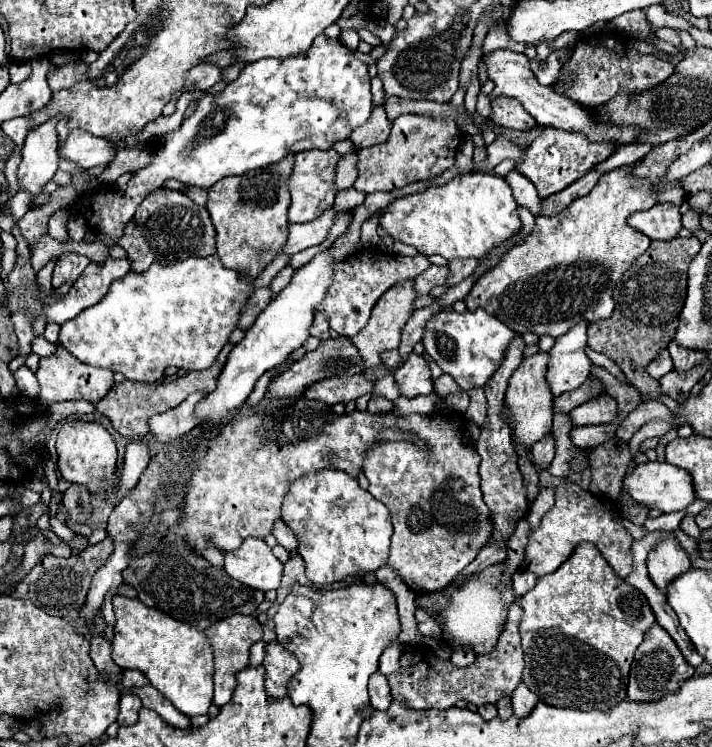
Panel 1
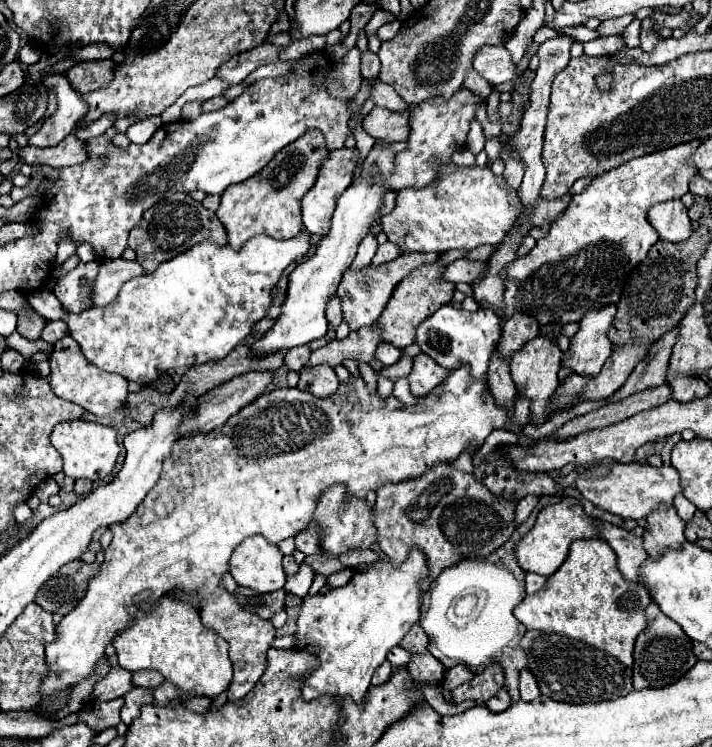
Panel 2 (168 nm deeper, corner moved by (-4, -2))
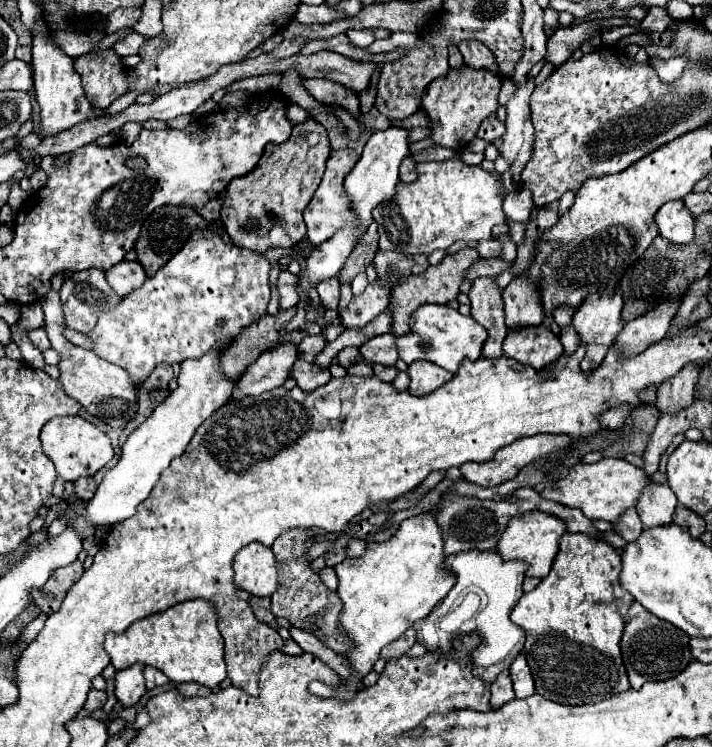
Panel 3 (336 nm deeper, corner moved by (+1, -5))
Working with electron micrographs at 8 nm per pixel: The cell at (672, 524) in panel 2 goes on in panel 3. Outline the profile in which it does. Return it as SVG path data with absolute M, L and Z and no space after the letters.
M651 484L645 488L637 504L637 514L643 522L643 530L673 524L675 506L677 498L669 484Z

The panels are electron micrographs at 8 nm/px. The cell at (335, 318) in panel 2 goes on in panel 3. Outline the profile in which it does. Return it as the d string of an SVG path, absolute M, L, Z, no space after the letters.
M337 278L321 282L317 286L317 292L327 310L335 310L335 312L339 310L339 280Z

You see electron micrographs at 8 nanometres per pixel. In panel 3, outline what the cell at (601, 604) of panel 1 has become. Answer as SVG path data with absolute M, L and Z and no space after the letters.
M565 532L565 536L561 536L559 554L555 558L549 576L543 578L533 592L523 594L517 606L513 608L511 620L517 626L521 626L527 634L523 654L531 668L535 690L547 700L559 704L591 704L631 688L623 666L619 642L627 622L629 606L635 600L633 596L629 596L629 592L621 588L619 574L621 574L621 556L613 546L593 540L591 536L585 534Z

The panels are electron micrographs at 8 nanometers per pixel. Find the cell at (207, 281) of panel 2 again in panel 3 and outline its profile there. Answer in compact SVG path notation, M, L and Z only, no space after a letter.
M215 228L195 230L181 252L159 268L155 276L147 278L141 288L127 294L115 308L99 314L95 328L87 334L93 342L93 352L127 370L133 384L143 384L153 368L161 362L179 364L187 358L201 358L211 348L233 342L243 328L267 314L267 304L271 298L269 270L271 262L265 258L265 254L255 250L237 250L233 244L225 244Z

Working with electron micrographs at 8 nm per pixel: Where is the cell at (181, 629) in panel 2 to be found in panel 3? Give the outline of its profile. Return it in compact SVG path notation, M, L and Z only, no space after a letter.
M195 598L179 602L163 612L147 616L131 624L123 634L109 634L105 650L117 670L131 664L149 664L159 668L171 682L197 682L207 688L217 688L225 678L225 648L217 630L215 610L207 600Z

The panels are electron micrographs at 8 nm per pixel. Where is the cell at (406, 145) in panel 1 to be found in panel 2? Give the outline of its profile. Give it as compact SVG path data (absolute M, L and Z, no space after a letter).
M460 87L448 101L442 97L430 97L430 101L422 101L412 107L410 115L410 137L408 147L396 155L396 171L384 183L386 189L402 191L402 189L422 189L430 185L438 177L438 167L450 163L450 155L454 149L462 149L466 143L466 135L470 131L470 121L476 117L476 107L486 103L486 99L478 97L466 87Z

